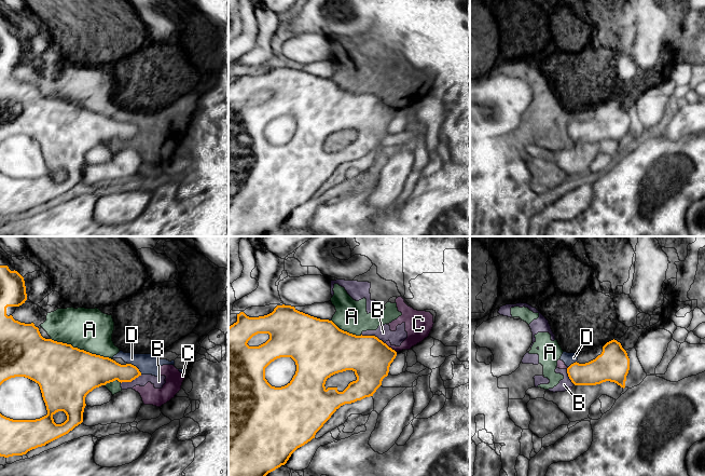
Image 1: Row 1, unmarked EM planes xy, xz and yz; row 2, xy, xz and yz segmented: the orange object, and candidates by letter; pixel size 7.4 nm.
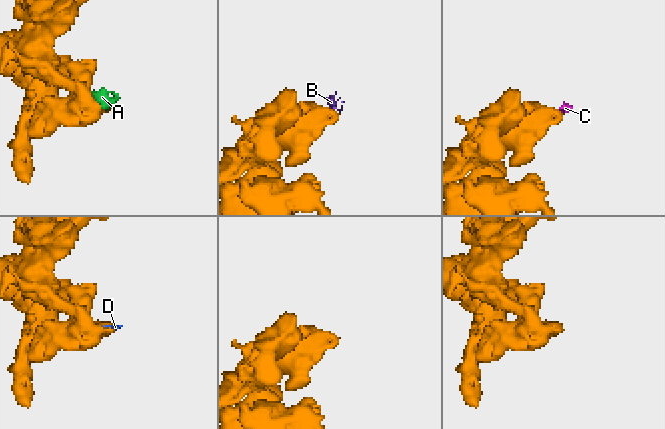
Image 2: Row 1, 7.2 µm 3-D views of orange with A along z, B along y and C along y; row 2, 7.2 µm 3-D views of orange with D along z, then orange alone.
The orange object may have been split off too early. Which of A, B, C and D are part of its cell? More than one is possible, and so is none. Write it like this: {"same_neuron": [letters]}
{"same_neuron": []}

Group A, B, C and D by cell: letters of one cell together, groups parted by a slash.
A B C D

